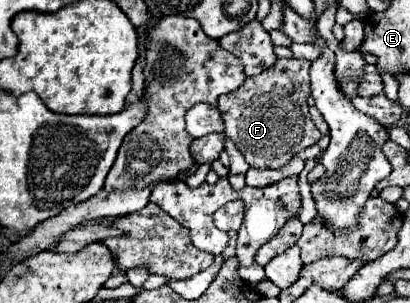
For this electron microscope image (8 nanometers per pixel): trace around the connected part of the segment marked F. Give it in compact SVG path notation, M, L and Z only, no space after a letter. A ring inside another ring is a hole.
M278 59L270 71L248 77L238 91L222 95L218 109L226 125L224 135L234 141L250 167L278 169L286 165L298 151L316 145L322 133L308 115L306 99L310 97L310 61L306 59Z

